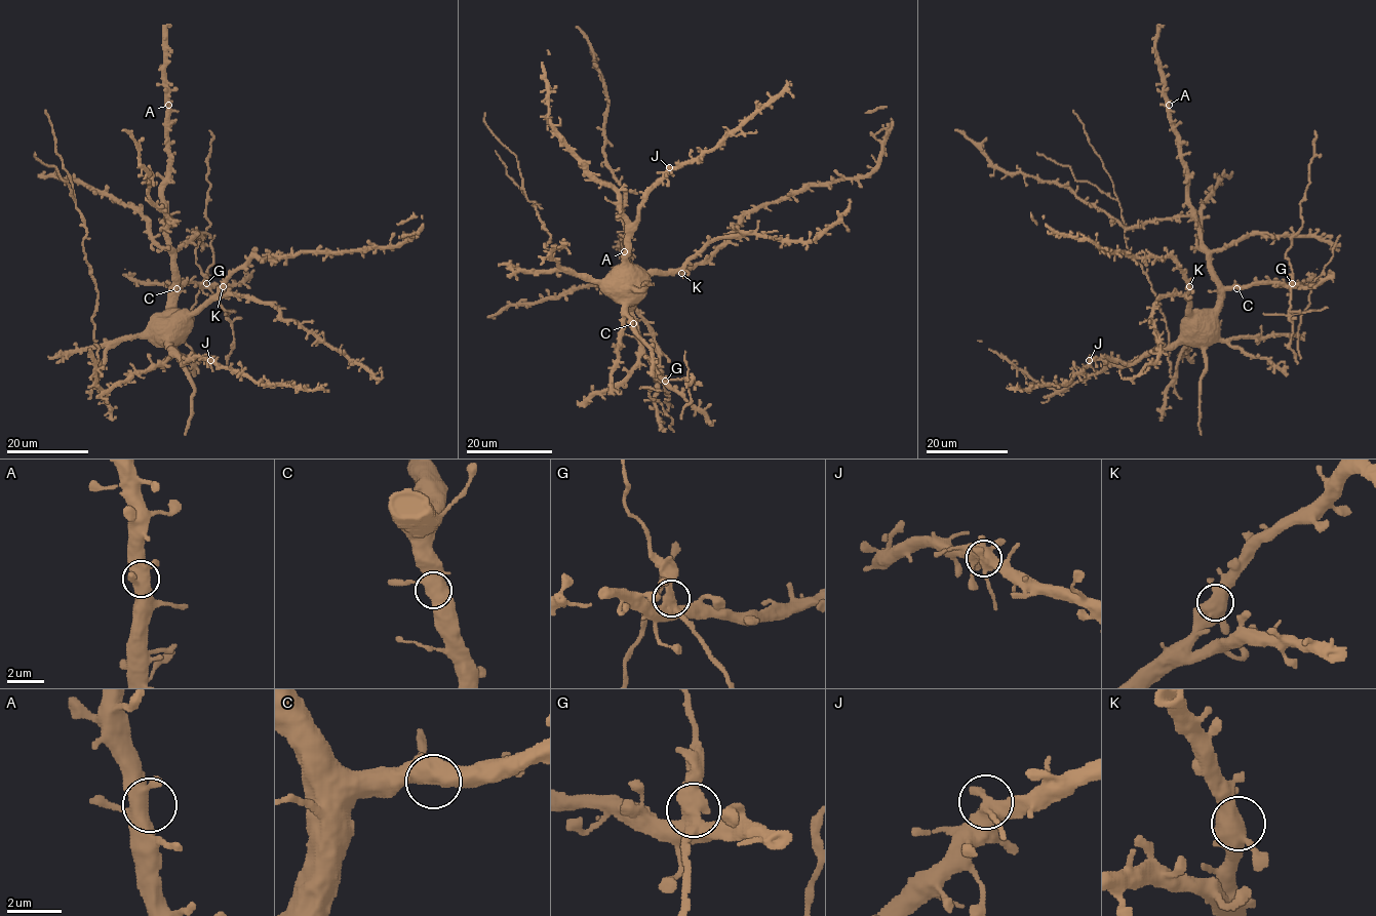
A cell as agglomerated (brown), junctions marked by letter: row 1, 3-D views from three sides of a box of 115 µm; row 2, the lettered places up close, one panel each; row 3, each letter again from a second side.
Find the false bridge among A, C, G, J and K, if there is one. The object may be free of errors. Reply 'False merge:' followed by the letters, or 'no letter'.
False merge: G

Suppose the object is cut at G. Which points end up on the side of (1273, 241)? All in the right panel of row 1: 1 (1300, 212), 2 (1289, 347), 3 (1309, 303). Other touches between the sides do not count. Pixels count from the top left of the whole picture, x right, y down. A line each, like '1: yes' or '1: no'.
1: no
2: no
3: yes

